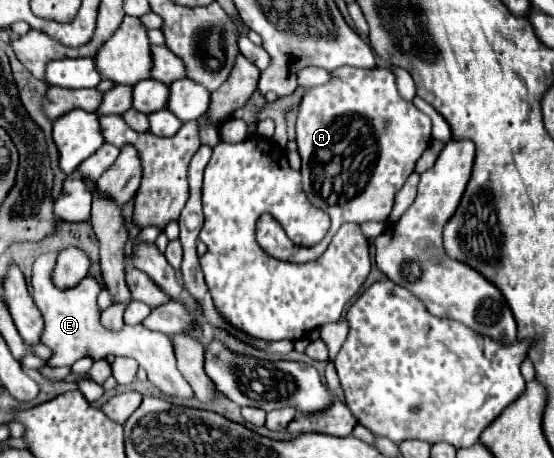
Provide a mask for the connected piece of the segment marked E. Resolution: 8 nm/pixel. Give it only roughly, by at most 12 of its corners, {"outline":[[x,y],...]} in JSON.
{"outline":[[58,253],[32,267],[48,367],[132,357],[166,395],[192,397],[168,335],[100,323],[94,275],[58,289]]}

